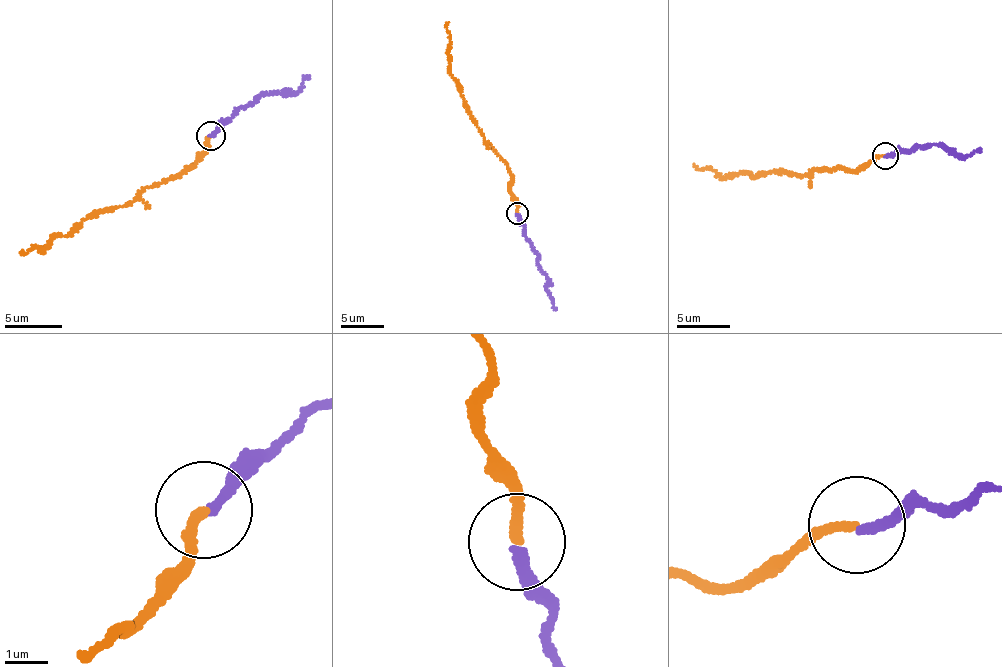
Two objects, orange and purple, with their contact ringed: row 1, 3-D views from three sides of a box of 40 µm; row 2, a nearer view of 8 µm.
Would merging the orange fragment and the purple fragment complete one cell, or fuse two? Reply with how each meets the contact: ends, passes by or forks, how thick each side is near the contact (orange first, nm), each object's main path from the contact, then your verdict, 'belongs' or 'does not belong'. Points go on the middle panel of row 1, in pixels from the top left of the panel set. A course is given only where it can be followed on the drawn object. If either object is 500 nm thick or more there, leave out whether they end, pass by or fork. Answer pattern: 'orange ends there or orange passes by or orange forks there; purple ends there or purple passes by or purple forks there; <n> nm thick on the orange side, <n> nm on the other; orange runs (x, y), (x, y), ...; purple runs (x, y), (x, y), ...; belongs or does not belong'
orange ends there; purple ends there; 200 nm thick on the orange side, 240 nm on the other; orange runs (518, 214), (508, 164), (481, 135), (451, 75), (448, 22); purple runs (518, 214), (525, 240), (538, 255), (538, 267), (556, 310); belongs

